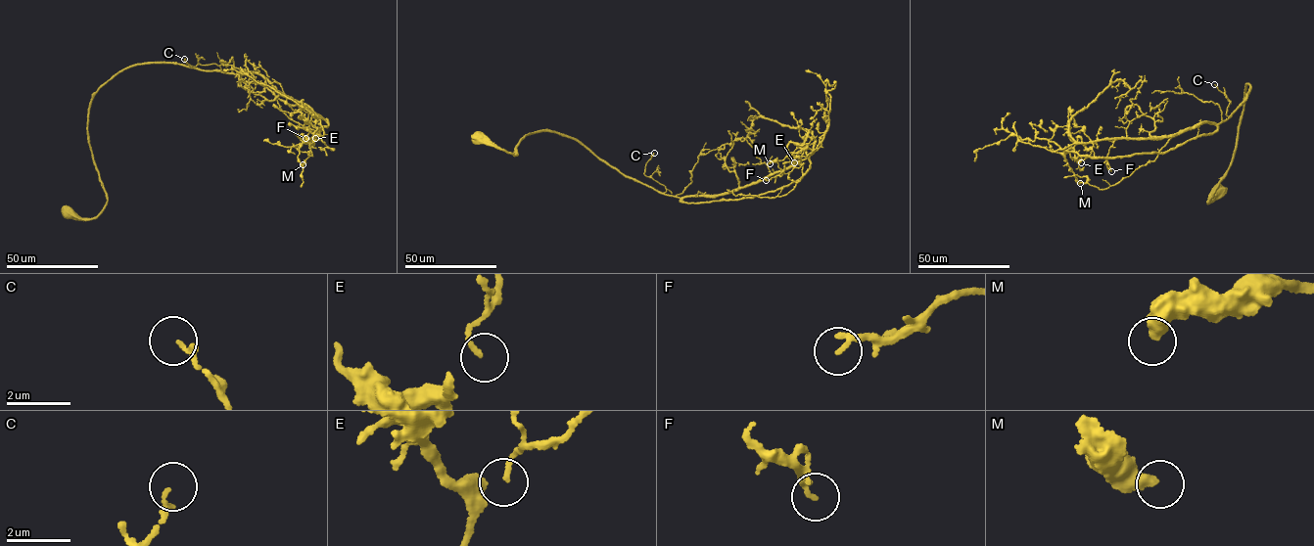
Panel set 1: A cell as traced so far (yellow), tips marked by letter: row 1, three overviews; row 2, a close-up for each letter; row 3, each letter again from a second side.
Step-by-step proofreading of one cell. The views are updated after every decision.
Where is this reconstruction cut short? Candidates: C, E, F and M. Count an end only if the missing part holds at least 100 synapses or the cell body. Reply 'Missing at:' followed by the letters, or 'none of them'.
Missing at: none of them

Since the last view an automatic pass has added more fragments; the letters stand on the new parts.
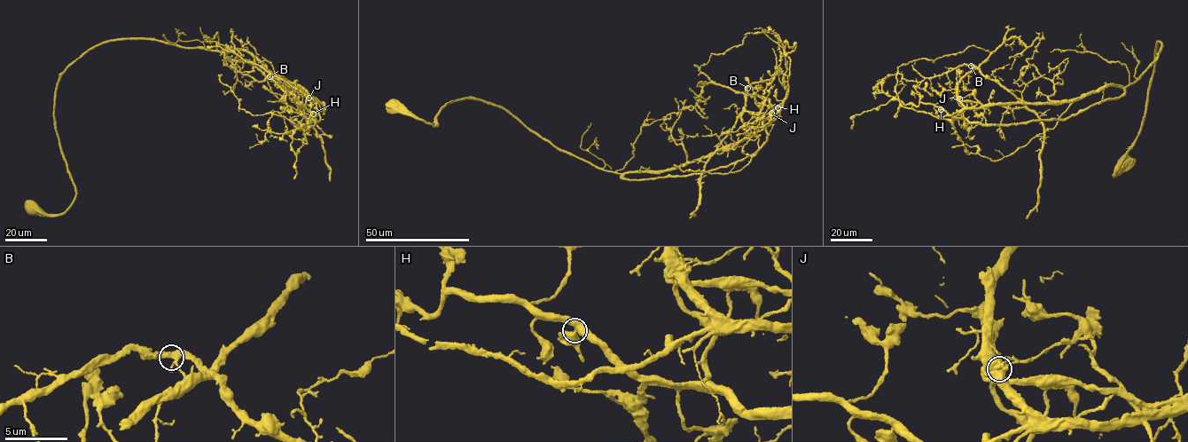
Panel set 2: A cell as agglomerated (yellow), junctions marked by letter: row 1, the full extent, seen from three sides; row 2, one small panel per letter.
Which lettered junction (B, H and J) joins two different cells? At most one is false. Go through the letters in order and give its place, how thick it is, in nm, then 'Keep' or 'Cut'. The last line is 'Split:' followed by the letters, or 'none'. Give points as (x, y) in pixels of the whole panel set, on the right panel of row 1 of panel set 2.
B: Place: (971, 66). Thickness 360 nm. Keep
H: Place: (941, 109). Thickness 550 nm. Keep
J: Place: (959, 98). Thickness 650 nm. Cut
Split: J

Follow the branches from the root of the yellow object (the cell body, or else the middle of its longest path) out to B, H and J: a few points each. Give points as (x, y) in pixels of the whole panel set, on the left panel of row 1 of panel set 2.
B: (32, 209), (56, 217), (74, 198), (56, 85), (98, 44), (241, 51), (290, 82), (269, 76)
H: (32, 209), (56, 217), (74, 198), (56, 85), (103, 43), (250, 52), (305, 89), (313, 114)
J: (32, 209), (56, 217), (74, 198), (56, 85), (103, 43), (250, 52), (308, 98)

